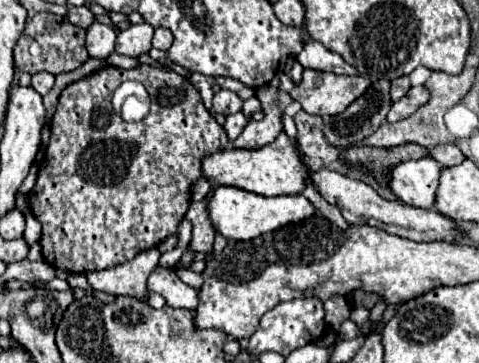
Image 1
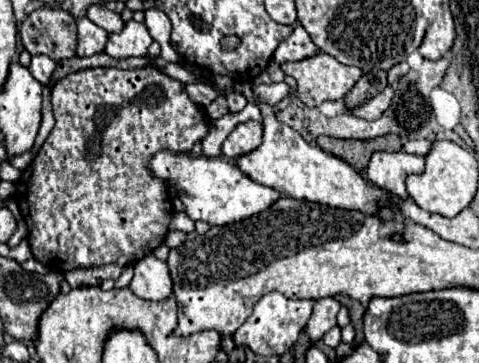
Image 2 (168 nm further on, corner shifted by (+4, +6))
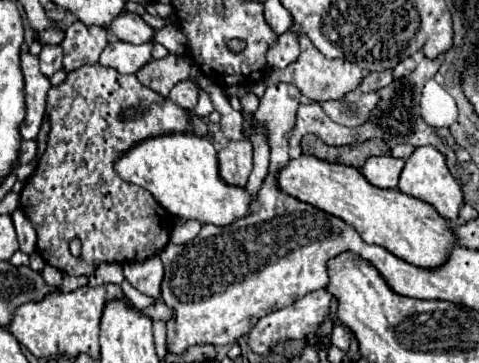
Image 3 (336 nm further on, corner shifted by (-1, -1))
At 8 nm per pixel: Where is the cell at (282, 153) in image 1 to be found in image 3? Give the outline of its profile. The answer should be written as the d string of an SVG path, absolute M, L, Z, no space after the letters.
M300 155L280 169L276 177L280 189L288 195L342 219L352 225L366 243L380 245L410 265L422 269L440 267L450 257L450 247L458 243L450 231L450 221L440 217L432 205L398 189L374 187L354 167L326 163L314 155Z

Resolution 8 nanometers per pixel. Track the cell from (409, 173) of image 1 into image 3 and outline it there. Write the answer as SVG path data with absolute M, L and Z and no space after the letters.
M382 155L382 157L370 157L362 165L362 175L376 187L382 189L394 189L398 185L400 171L404 167L404 159L396 159L392 155Z

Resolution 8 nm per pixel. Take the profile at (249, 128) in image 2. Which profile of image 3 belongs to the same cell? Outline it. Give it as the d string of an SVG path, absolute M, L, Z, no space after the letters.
M246 139L230 141L218 151L218 167L224 183L244 187L252 171L252 145Z

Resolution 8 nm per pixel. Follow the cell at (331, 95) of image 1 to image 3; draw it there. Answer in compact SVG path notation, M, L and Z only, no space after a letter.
M296 25L290 27L290 31L294 31L298 35L298 45L300 45L300 55L294 63L290 63L290 67L275 72L271 72L265 77L264 84L265 86L270 86L278 83L278 81L284 81L284 83L292 83L300 89L302 95L314 99L314 101L328 101L328 99L342 99L346 93L354 91L360 81L362 81L362 71L358 65L346 61L346 59L326 59L312 43L310 39L306 39L304 33L300 33L296 29Z

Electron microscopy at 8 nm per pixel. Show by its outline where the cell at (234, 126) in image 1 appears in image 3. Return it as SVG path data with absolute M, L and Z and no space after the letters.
M246 93L246 95L240 99L240 103L242 103L242 109L244 109L244 113L252 115L252 113L258 109L260 97L258 97L258 95L254 95L254 93Z

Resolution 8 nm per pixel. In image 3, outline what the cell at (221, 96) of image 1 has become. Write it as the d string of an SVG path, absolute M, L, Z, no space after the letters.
M180 81L170 89L170 99L180 105L182 109L194 109L196 107L196 99L198 99L198 91L196 85L192 81Z

